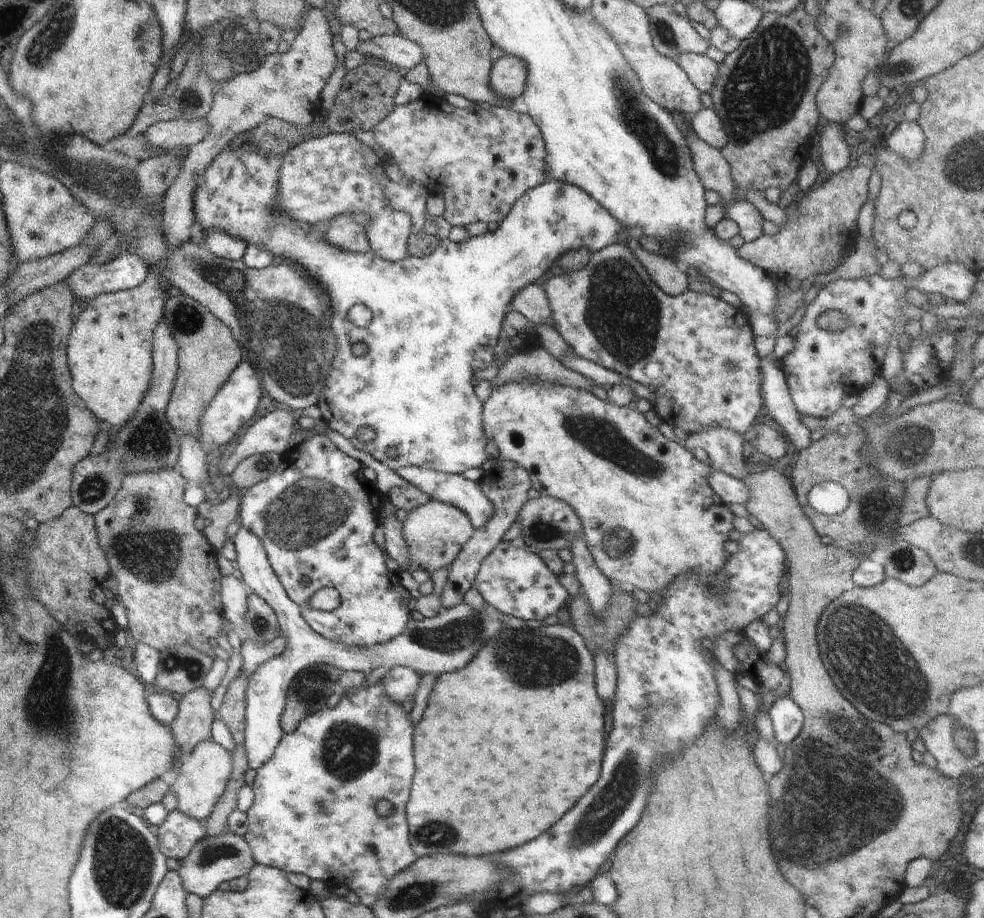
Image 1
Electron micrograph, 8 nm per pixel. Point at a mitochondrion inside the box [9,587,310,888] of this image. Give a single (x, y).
(49, 698)

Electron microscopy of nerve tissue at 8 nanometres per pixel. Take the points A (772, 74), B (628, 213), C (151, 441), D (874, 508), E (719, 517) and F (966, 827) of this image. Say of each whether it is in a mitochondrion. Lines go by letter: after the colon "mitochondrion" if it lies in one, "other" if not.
A: mitochondrion
B: other
C: mitochondrion
D: mitochondrion
E: other
F: other

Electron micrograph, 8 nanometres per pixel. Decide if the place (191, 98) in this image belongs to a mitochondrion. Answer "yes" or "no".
yes

